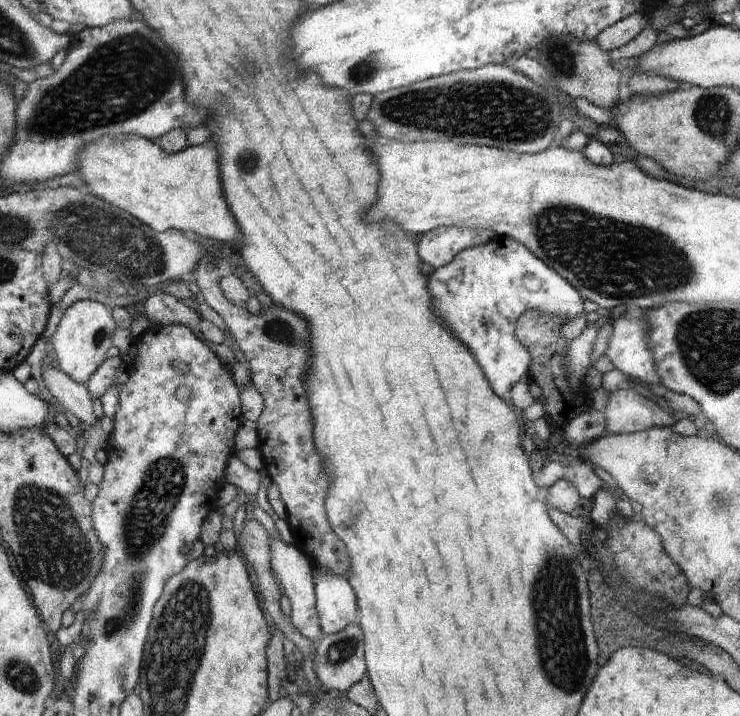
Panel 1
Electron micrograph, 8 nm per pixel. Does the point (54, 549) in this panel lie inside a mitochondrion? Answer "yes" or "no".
yes

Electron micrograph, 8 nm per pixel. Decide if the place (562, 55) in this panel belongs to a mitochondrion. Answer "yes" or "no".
yes

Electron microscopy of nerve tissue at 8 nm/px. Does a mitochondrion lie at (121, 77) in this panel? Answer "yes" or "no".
yes

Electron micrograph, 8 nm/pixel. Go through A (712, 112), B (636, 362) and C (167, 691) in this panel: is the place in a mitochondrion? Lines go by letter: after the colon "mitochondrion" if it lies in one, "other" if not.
A: mitochondrion
B: other
C: mitochondrion

